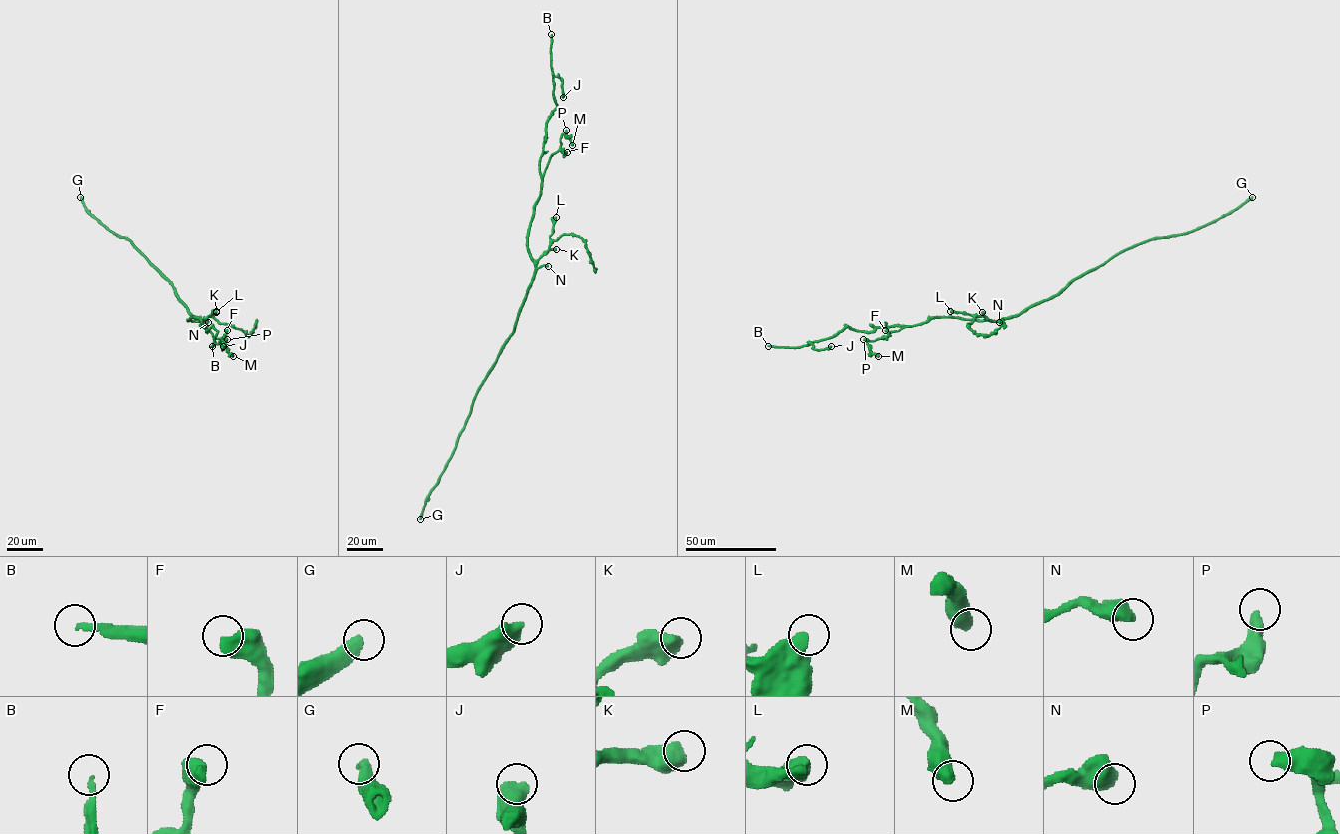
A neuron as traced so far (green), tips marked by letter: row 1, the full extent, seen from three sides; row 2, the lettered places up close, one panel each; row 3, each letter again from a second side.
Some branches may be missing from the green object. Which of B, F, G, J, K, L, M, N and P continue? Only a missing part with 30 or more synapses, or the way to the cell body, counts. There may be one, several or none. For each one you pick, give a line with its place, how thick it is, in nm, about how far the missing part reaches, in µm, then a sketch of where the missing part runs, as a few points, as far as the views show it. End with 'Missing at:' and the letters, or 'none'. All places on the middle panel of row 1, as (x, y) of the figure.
B: Place: (551, 34). Thickness 170 nm. Missing length about 550 µm
Missing at: B

